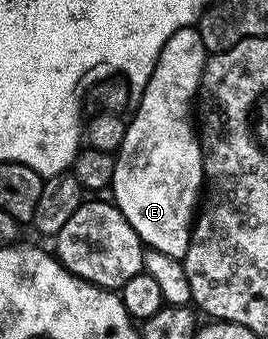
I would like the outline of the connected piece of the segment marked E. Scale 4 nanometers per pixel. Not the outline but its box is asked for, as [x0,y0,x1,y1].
[112,27,206,259]

